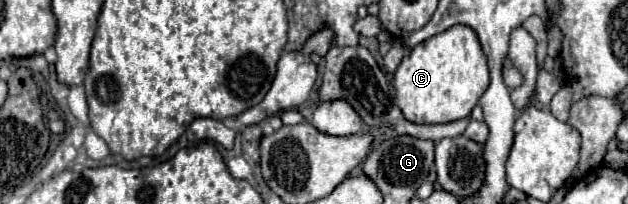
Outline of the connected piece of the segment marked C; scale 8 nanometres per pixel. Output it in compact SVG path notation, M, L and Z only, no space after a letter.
M455 25L419 43L395 71L397 105L413 123L451 123L469 117L485 89L489 87L487 57L481 51L475 31Z

